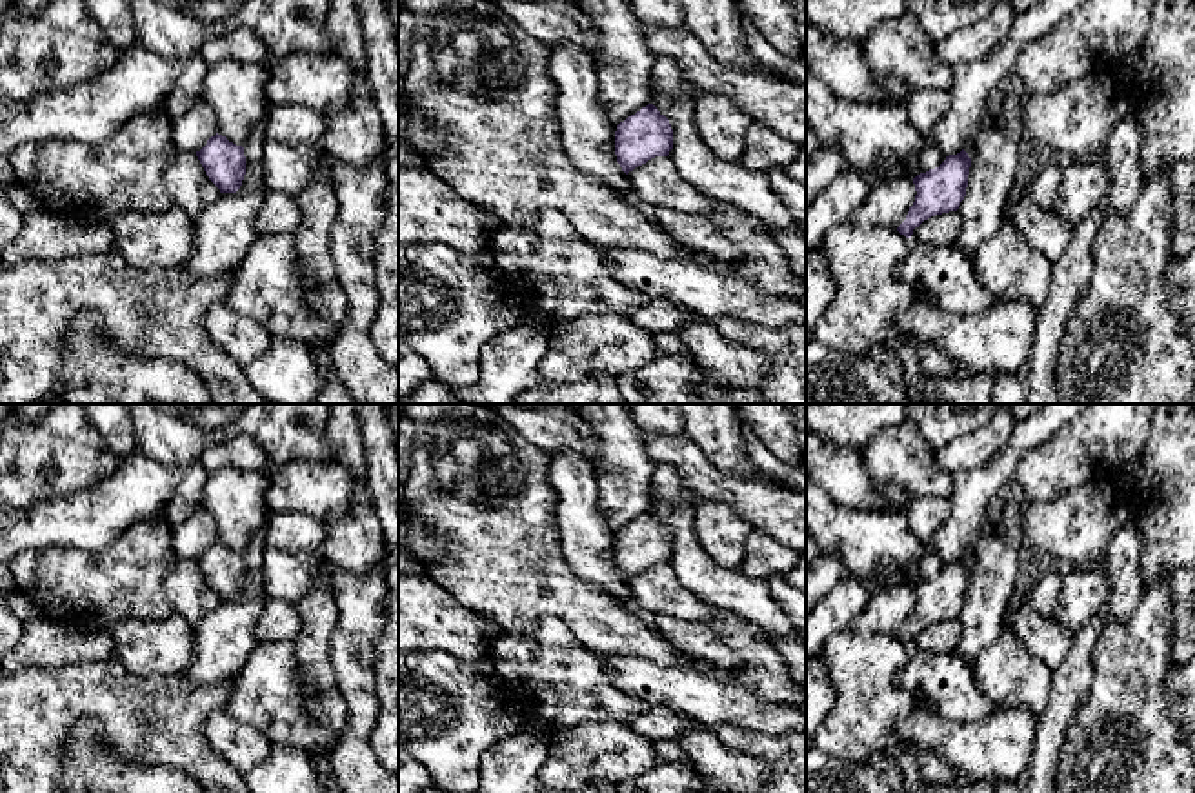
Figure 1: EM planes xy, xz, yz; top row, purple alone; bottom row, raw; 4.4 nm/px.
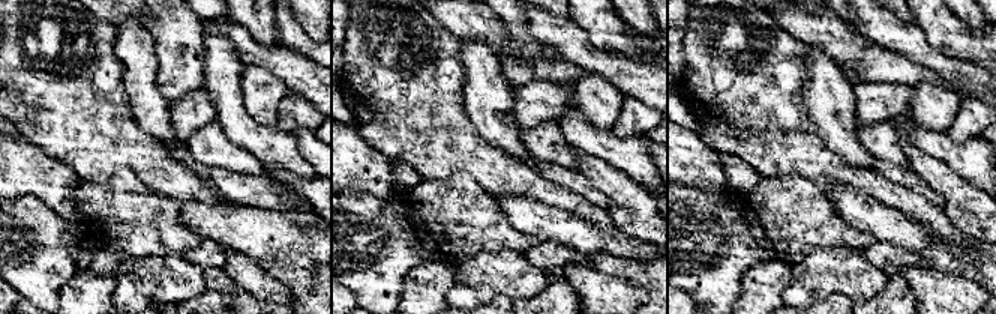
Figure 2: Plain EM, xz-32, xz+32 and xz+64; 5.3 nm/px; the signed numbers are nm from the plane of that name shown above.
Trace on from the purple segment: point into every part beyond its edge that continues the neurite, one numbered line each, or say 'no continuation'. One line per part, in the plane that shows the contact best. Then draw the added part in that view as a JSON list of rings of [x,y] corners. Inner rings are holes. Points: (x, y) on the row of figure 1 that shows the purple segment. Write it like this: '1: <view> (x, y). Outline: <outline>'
no continuation

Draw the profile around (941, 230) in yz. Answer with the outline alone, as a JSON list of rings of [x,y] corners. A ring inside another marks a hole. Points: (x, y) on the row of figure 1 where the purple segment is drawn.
[[[959,211],[935,215],[913,229],[911,238],[920,246],[953,244],[962,226]]]

